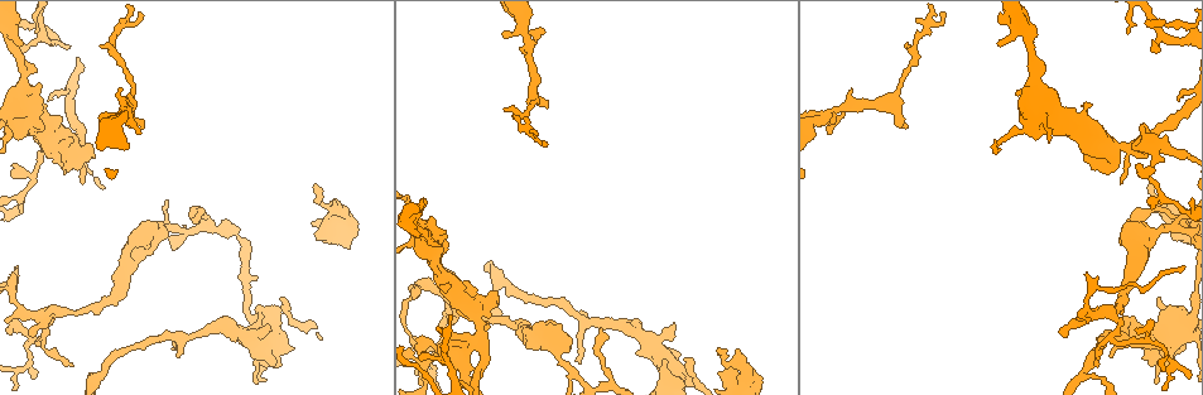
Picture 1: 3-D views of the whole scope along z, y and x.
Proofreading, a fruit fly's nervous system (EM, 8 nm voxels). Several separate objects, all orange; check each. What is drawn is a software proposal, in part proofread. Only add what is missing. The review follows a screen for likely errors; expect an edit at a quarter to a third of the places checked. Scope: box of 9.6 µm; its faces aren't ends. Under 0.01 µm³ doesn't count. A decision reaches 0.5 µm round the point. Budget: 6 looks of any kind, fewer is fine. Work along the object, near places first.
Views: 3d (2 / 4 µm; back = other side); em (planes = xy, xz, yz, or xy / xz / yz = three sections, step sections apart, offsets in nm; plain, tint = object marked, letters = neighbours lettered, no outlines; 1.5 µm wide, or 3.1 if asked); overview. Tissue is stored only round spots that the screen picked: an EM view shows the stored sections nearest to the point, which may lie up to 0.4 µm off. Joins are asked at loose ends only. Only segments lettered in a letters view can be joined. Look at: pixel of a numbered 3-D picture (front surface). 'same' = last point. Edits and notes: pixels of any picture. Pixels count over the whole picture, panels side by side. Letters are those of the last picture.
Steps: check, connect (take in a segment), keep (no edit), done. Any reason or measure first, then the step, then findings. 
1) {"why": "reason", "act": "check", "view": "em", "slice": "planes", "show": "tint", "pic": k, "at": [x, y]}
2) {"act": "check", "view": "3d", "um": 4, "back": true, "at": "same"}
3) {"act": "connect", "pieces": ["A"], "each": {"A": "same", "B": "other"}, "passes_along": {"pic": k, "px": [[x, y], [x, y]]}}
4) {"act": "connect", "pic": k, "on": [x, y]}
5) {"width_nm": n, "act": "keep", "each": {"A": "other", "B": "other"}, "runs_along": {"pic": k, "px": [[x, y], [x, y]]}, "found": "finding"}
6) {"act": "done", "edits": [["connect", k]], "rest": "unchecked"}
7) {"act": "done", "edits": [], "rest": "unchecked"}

{"why": "branch stops here", "act": "check", "view": "3d", "um": 4, "pic": 1, "at": [830, 133]}

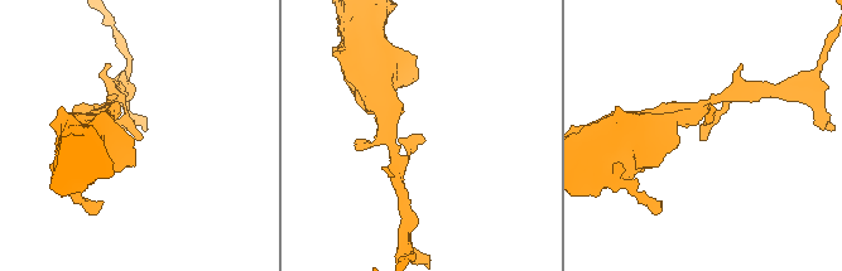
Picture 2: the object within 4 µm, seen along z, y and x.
{"why": "now the EM", "act": "check", "view": "em", "slice": "planes", "show": "letters", "pic": 2, "at": [141, 138]}

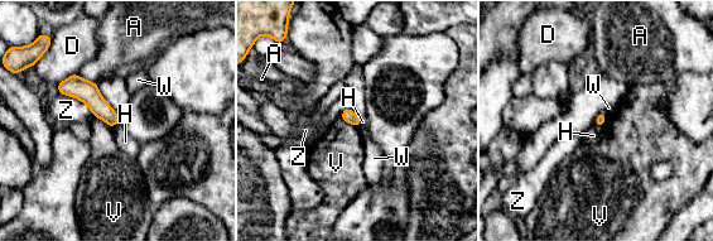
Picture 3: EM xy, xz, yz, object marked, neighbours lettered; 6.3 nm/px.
{"longest_contact_nm": ["Z", 260], "act": "keep", "each": {"A": "other", "D": "other", "H": "other", "V": "other", "W": "other", "Z": "other"}, "runs_along": {"pic": 3, "px": [[61, 87], [83, 90], [115, 120]]}, "found": "none of them fits"}

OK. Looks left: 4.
{"why": "an open end", "act": "check", "view": "3d", "um": 4, "pic": 1, "at": [546, 106]}

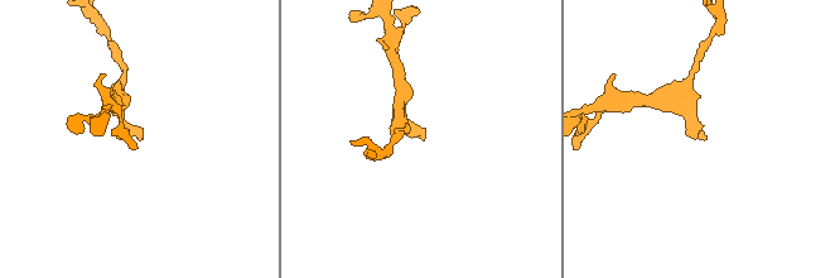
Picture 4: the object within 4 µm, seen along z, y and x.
{"act": "check", "view": "em", "slice": "planes", "show": "plain", "pic": 4, "at": [141, 139]}

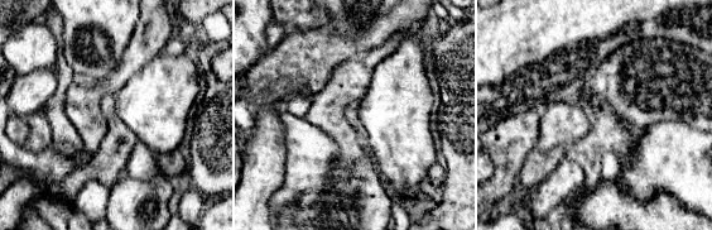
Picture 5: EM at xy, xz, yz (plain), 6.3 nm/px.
{"act": "check", "view": "em", "slice": "planes", "show": "letters", "at": "same"}

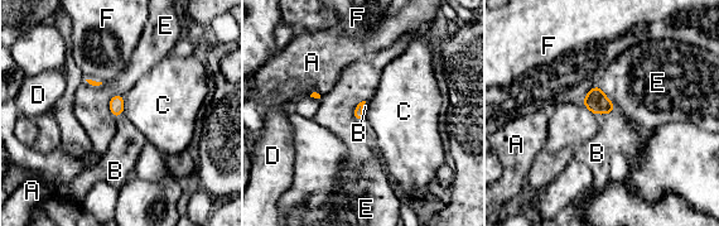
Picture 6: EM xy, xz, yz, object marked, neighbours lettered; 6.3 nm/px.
{"act": "connect", "pieces": ["B"], "each": {"A": "other", "B": "same", "C": "other", "D": "other", "E": "other", "F": "other"}, "passes_along": {"pic": 6, "px": [[596, 100], [604, 114], [613, 126]]}, "found": "it goes on there"}

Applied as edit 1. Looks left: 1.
{"act": "done", "edits": [["connect", 6]], "rest": "unchecked"}

